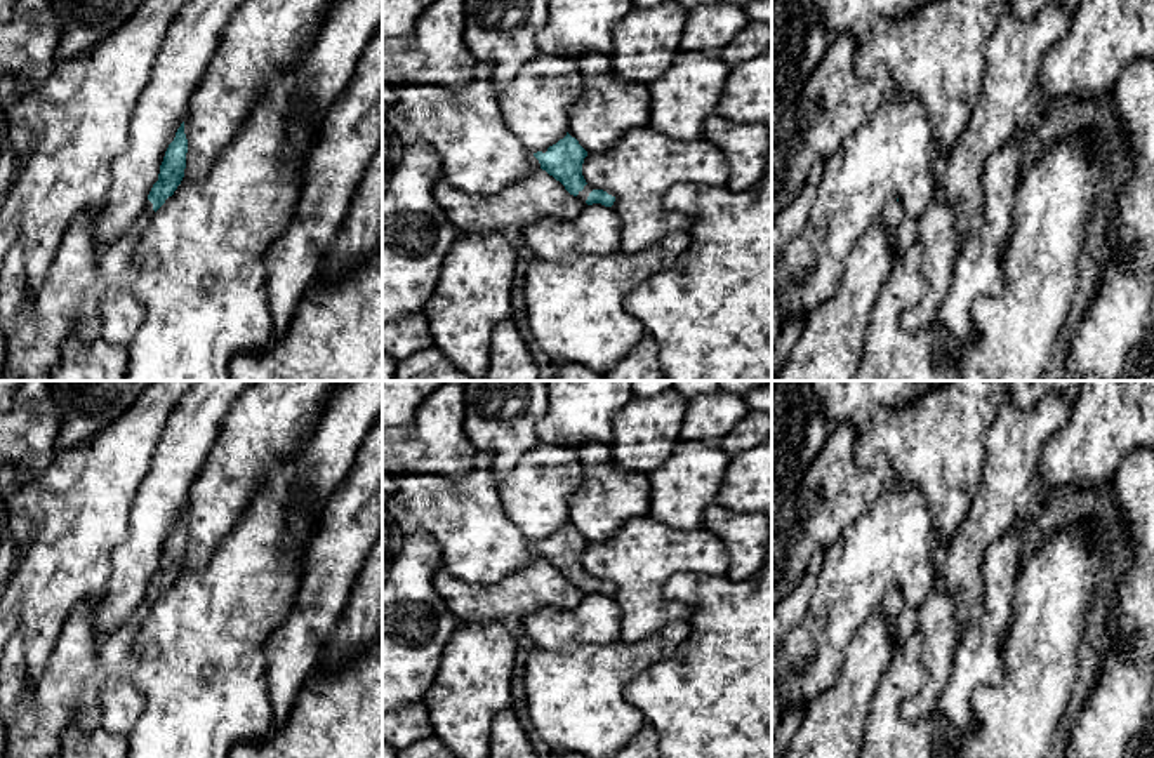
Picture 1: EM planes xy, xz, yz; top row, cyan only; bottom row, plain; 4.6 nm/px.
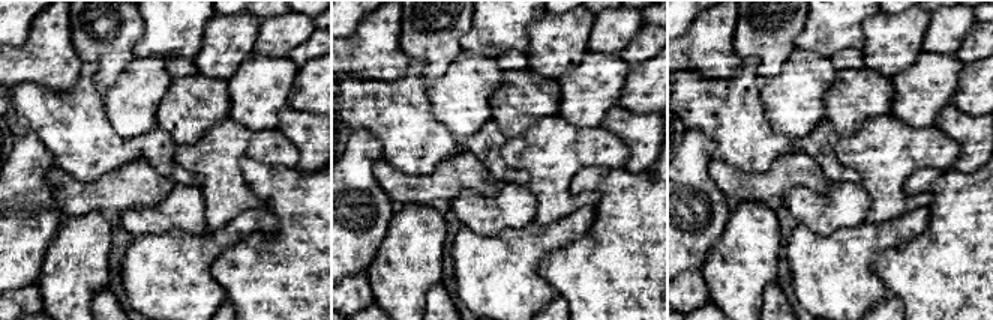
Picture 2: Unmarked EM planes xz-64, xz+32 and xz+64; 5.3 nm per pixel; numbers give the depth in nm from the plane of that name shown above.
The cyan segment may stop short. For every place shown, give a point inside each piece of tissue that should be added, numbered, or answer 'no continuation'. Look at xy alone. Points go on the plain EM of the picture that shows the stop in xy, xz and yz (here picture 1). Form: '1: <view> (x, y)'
1: xy (122, 704)

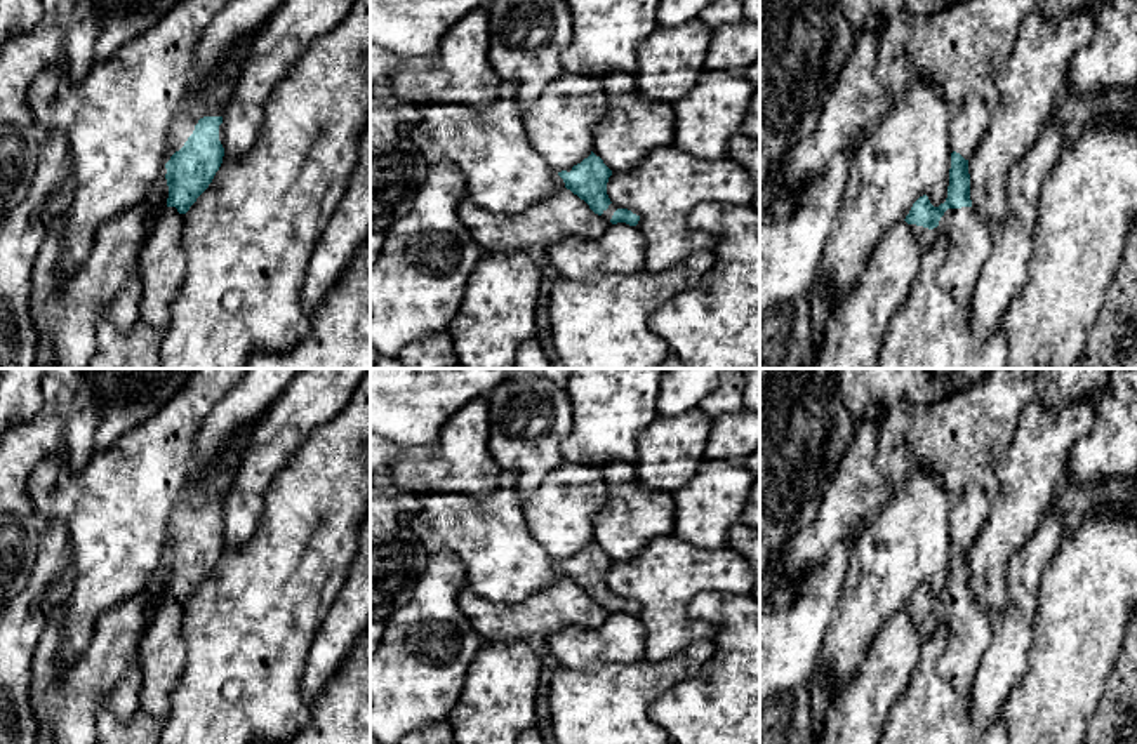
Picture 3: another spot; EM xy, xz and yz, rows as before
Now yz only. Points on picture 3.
1: yz (969, 624)

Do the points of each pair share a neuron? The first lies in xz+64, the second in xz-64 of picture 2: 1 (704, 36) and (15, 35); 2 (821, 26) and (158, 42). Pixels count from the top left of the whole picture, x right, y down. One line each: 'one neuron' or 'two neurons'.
1: two neurons
2: one neuron

